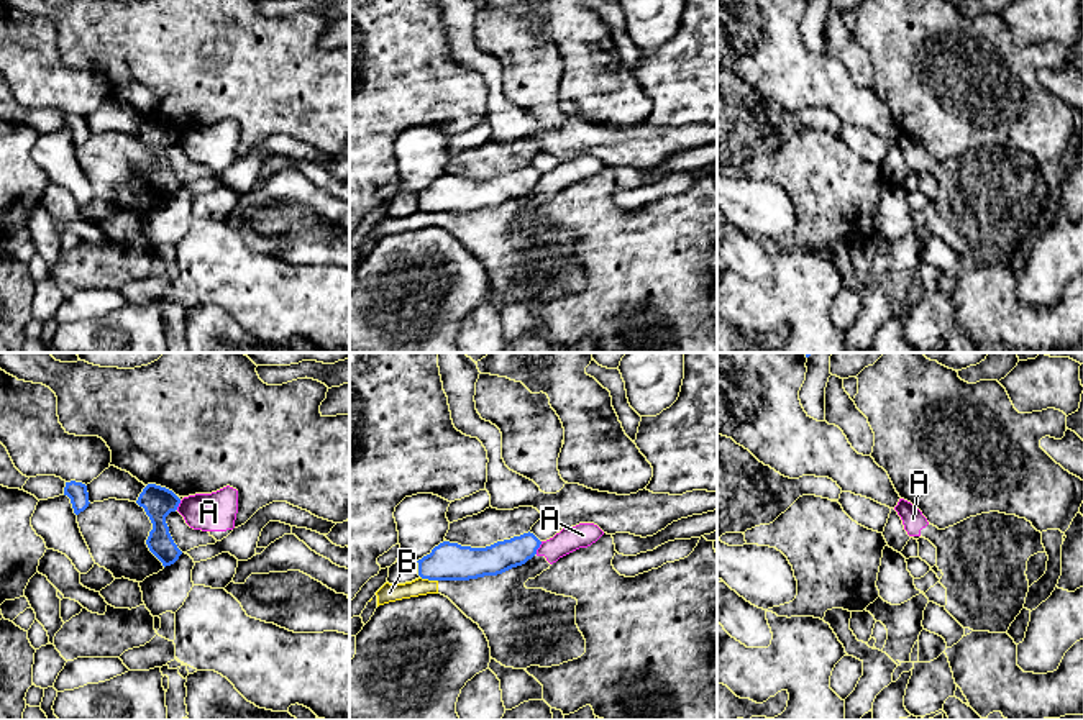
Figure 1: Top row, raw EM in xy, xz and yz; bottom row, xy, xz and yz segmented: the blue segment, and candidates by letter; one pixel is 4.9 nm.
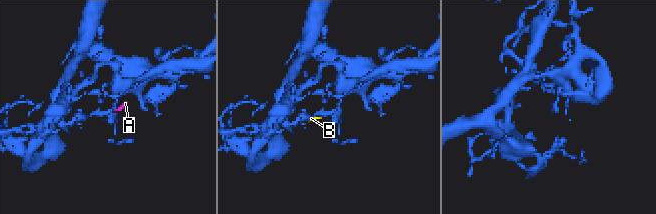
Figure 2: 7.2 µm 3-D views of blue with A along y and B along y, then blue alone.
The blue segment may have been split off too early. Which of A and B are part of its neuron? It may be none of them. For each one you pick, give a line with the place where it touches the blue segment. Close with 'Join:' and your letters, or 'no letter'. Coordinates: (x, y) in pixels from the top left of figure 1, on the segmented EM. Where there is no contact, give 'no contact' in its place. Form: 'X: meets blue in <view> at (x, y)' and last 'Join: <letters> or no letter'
Join: no letter

